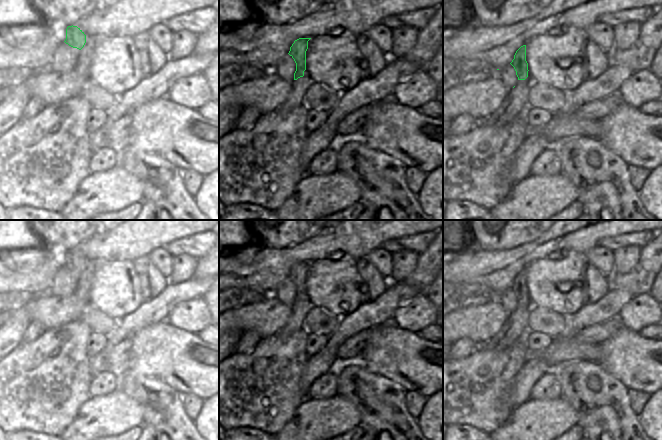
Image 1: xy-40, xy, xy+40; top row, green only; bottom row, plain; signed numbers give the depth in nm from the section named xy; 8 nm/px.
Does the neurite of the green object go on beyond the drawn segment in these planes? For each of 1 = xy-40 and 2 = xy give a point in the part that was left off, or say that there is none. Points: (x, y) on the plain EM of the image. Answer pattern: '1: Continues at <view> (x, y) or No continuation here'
1: No continuation here
2: No continuation here.

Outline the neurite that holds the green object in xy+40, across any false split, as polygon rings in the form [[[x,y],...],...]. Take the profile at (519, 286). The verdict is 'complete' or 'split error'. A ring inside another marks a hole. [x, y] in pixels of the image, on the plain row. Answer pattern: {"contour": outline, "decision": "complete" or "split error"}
{"contour": [[[526,269],[521,270],[515,277],[514,283],[510,287],[518,301],[518,304],[525,304],[528,301],[528,287],[526,285]]], "decision": "complete"}

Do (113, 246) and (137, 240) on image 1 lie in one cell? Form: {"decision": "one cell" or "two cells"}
{"decision": "one cell"}

